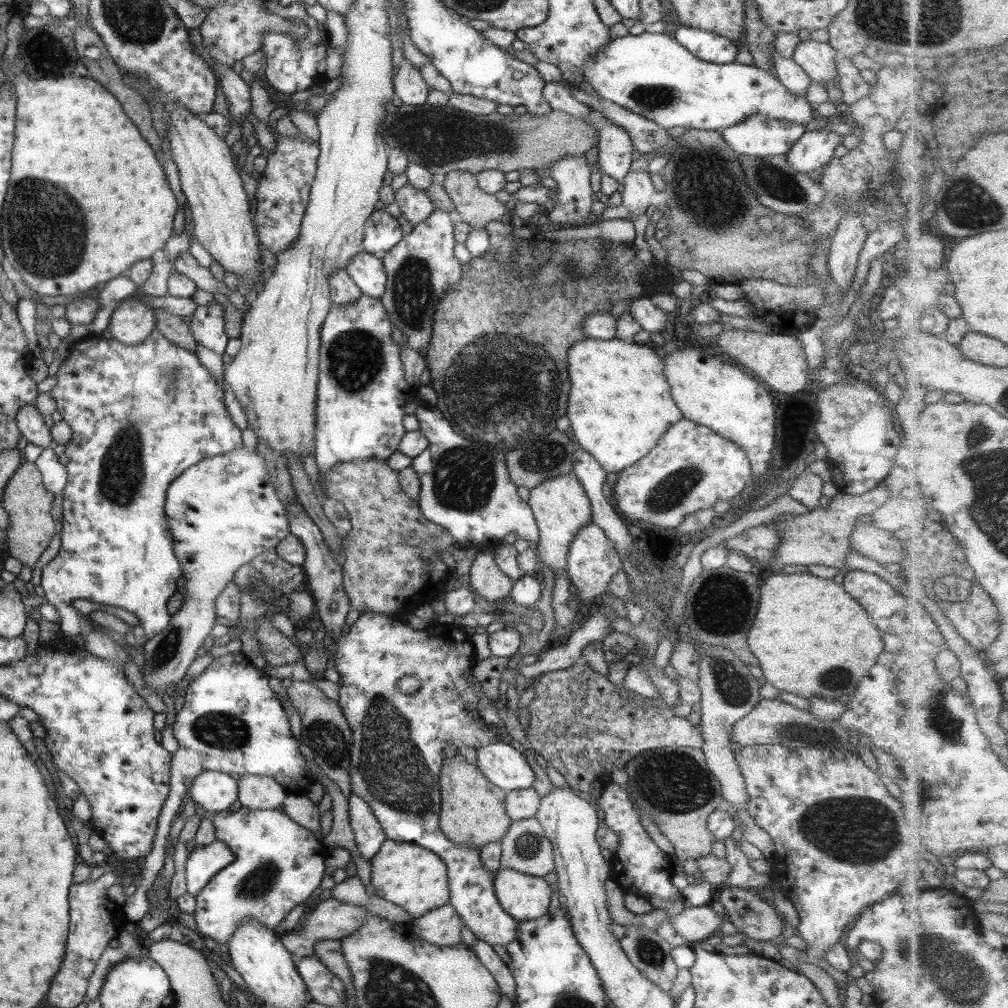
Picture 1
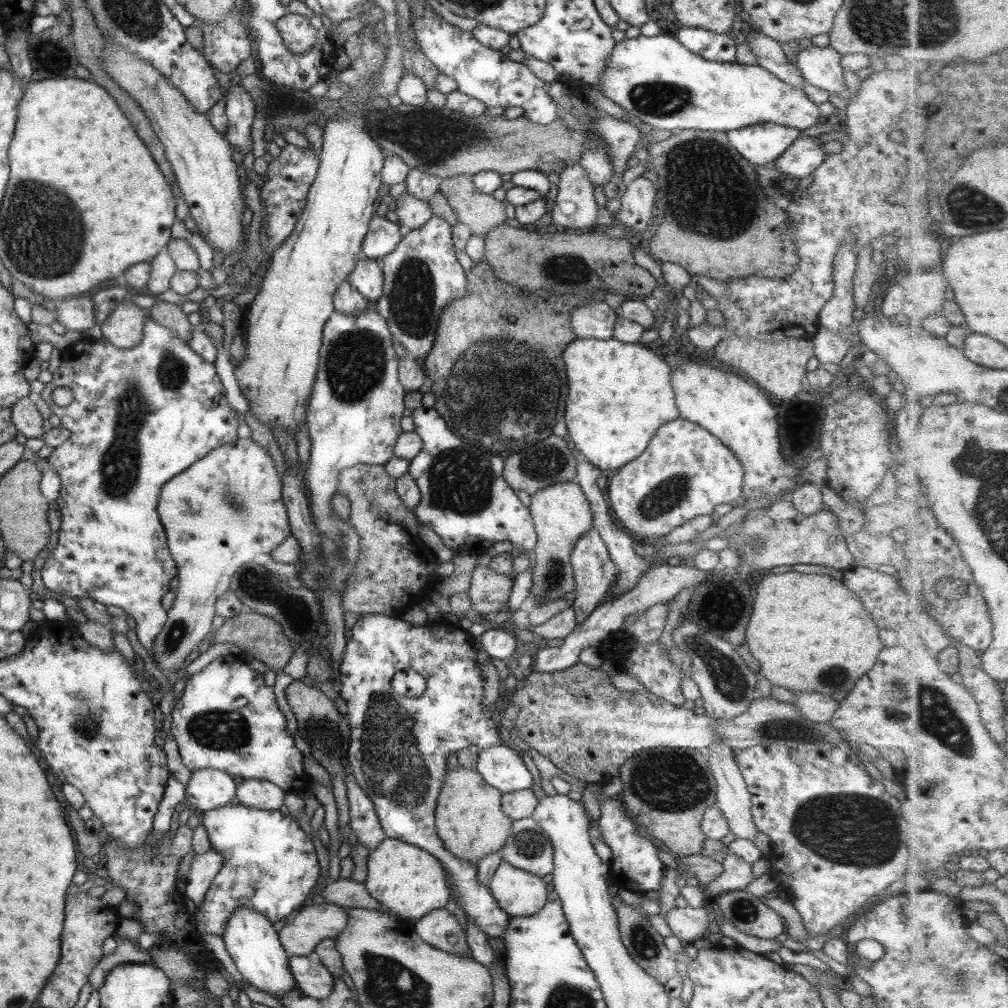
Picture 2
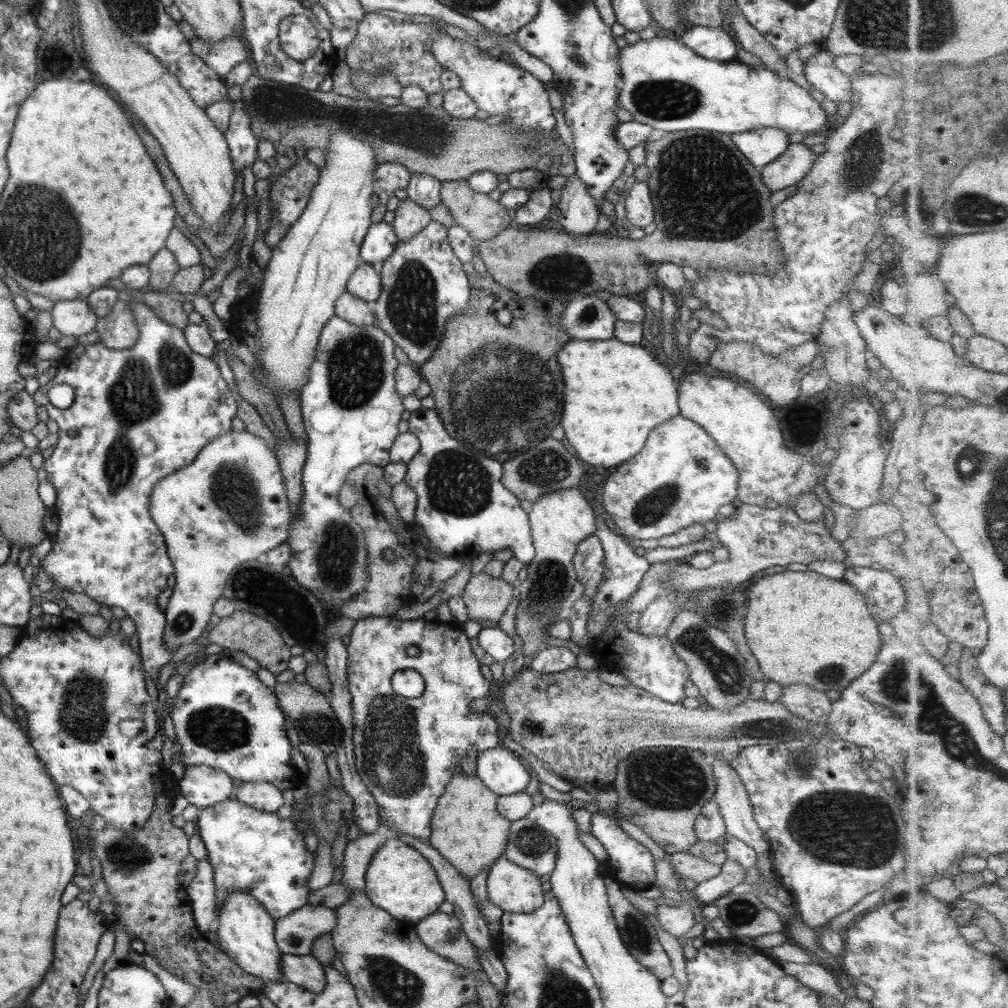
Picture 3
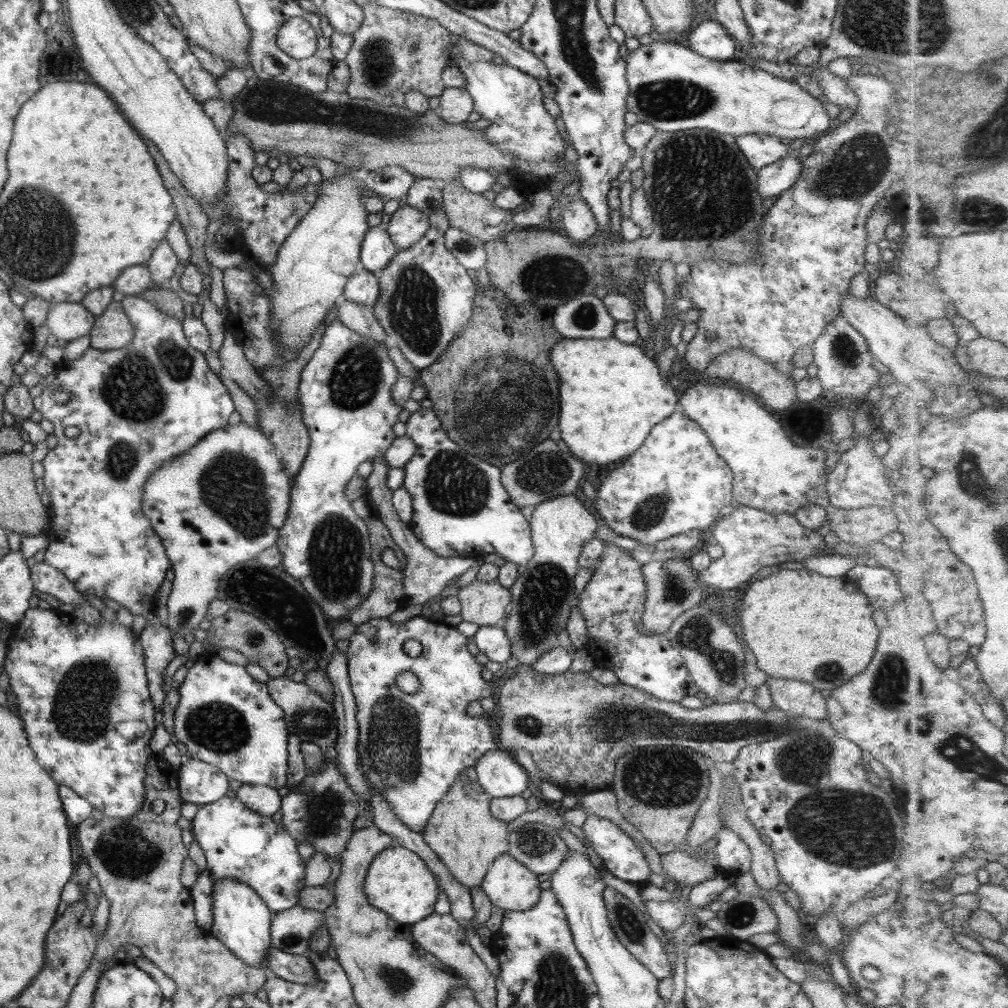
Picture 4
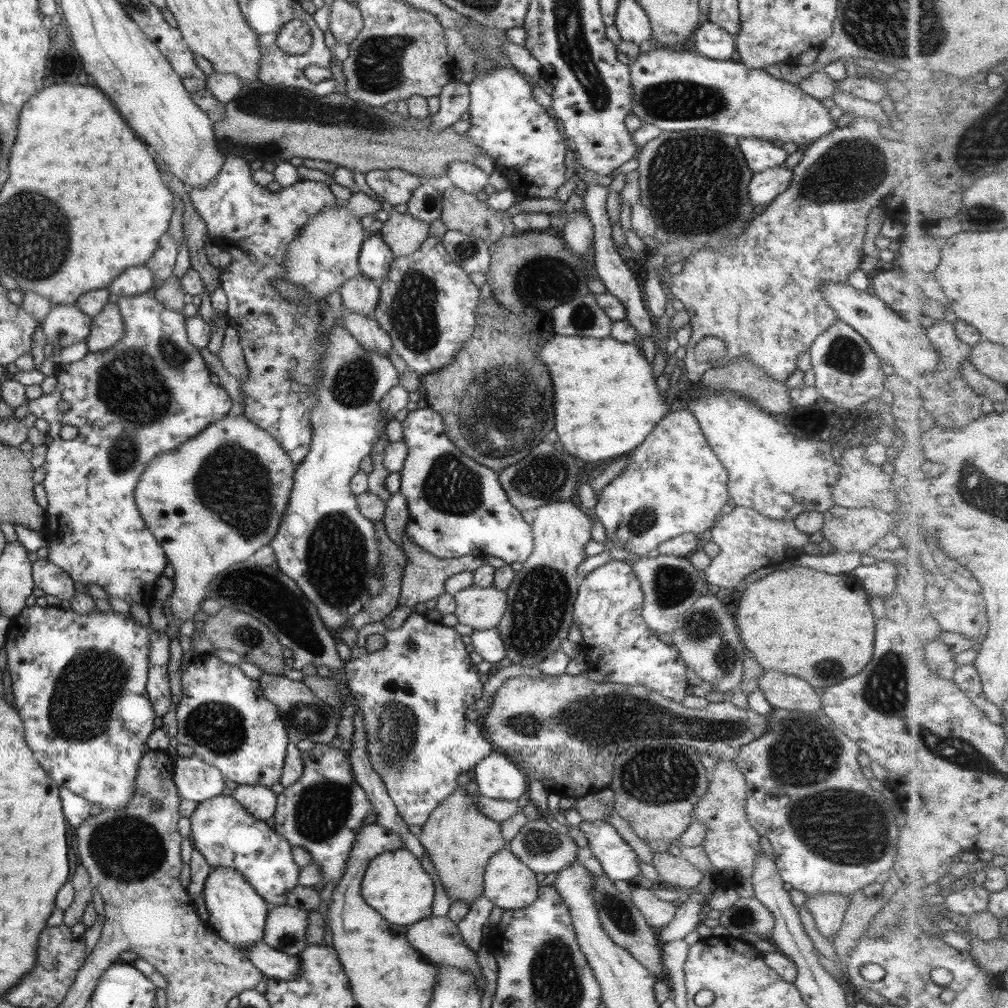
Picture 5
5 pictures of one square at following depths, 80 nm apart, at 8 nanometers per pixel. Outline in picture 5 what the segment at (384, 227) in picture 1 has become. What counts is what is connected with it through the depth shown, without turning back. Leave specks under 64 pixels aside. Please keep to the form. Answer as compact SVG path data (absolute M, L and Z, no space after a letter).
M379 234L366 237L362 243L359 257L359 274L372 281L383 280L388 275L389 265L394 260L389 247L383 243Z

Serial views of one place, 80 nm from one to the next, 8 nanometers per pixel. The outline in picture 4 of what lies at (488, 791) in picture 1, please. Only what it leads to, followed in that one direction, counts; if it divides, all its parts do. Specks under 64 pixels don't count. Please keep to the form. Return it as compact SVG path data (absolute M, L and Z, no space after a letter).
M460 776L437 802L421 832L449 875L469 893L481 884L490 862L509 848L507 823L490 815L489 799L476 782Z

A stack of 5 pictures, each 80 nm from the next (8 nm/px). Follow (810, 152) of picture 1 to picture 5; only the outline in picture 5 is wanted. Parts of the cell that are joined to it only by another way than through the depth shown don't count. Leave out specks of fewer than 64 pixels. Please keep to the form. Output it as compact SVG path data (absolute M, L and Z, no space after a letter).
M783 165L766 168L763 172L753 174L747 186L747 198L752 206L768 205L791 184L793 173Z

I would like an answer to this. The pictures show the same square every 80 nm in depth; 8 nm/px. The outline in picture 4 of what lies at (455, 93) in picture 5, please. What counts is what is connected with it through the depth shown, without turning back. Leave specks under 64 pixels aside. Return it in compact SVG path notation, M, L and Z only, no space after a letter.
M444 87L438 99L437 114L446 124L465 122L469 113L473 112L471 97L464 88Z

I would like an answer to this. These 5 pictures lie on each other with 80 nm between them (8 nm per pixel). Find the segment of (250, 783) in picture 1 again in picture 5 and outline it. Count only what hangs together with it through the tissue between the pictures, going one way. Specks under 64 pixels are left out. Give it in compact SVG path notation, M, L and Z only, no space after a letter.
M237 785L228 793L257 820L267 820L275 812L276 796L269 787Z

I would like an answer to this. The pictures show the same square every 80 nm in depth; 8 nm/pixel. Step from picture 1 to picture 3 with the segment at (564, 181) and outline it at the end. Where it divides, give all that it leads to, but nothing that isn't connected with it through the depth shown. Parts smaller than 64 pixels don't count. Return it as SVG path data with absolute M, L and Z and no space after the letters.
M567 177L561 188L561 199L555 204L555 223L560 224L569 235L585 236L593 232L599 211L593 199L587 195L585 185L575 177Z

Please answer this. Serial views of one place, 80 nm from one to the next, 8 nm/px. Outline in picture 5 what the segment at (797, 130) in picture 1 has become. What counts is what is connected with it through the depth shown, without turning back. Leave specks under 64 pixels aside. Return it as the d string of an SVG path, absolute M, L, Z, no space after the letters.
M738 138L737 144L743 154L743 159L751 172L763 172L766 168L773 168L784 164L787 154L780 148L779 143L751 138Z

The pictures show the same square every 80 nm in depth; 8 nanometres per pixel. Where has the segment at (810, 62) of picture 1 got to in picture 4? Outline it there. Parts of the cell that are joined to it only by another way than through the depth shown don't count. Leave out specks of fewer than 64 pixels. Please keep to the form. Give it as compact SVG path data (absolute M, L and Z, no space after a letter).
M809 68L810 76L813 77L823 89L823 95L831 104L837 104L841 109L847 107L855 112L857 98L848 89L846 81L831 74L826 68Z

